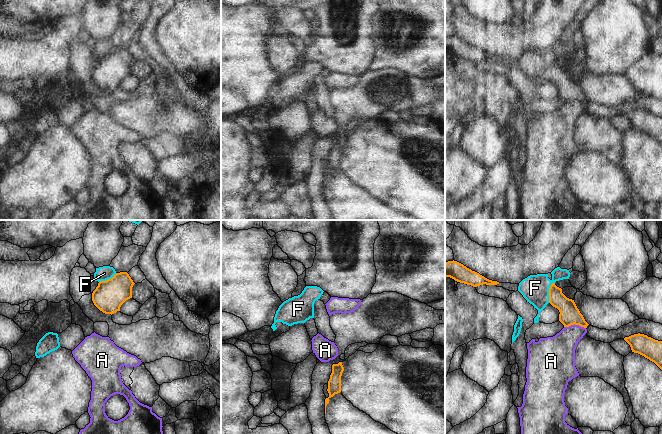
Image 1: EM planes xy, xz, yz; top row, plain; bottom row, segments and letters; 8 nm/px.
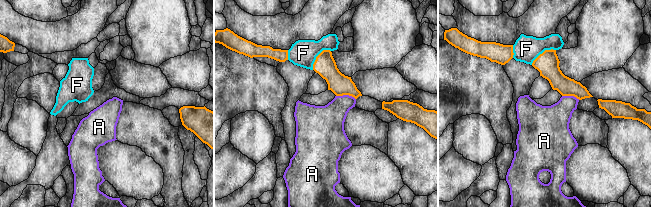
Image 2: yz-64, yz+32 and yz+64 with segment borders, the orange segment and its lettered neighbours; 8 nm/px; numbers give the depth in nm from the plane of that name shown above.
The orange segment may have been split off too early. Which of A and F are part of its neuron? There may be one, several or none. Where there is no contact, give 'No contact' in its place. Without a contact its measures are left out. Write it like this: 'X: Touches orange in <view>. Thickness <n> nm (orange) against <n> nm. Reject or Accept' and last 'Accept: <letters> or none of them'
A: Touches orange in yz. Thickness 160 nm (orange) against 260 nm. Reject
F: Touches orange in yz. Thickness 160 nm (orange) against 220 nm. Reject
Accept: none of them

